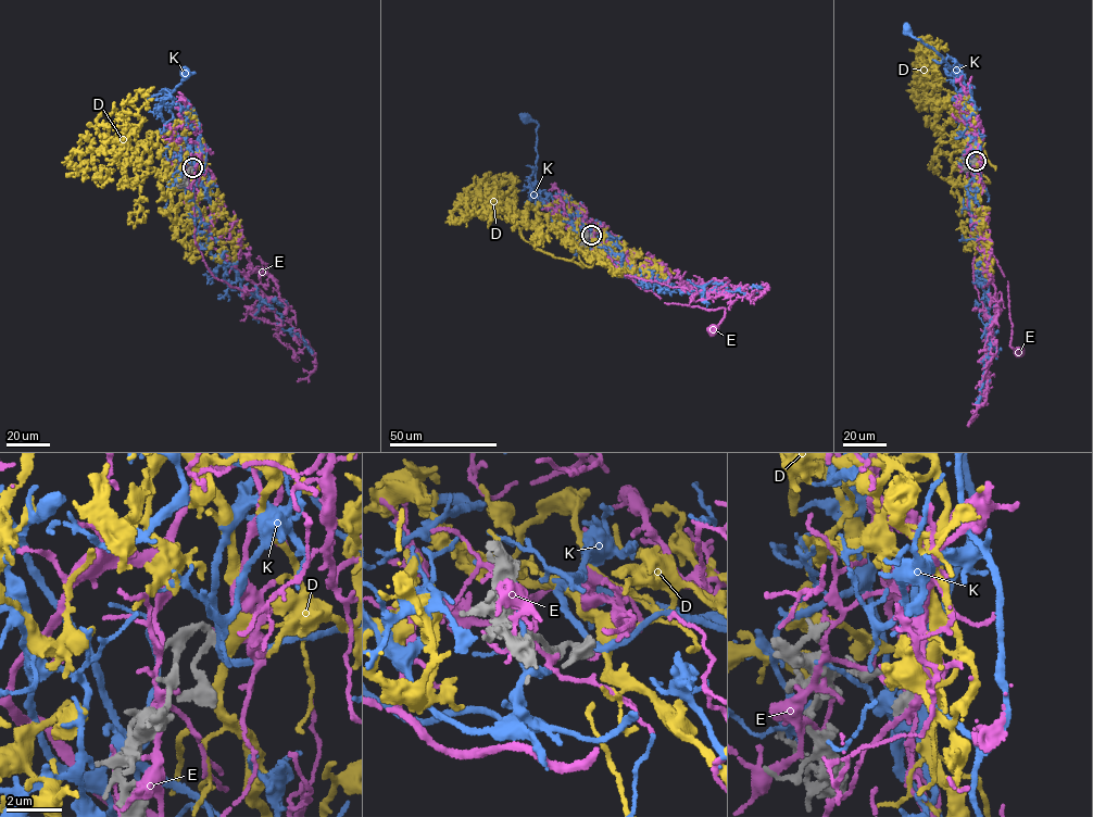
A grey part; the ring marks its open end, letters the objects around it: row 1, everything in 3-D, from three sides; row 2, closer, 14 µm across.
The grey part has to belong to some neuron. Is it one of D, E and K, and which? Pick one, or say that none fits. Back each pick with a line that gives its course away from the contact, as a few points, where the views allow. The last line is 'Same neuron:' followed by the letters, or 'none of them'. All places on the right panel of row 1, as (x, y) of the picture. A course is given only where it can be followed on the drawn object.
D: course (976, 161), (972, 125), (959, 100), (975, 109), (938, 84), (938, 167)
Same neuron: D

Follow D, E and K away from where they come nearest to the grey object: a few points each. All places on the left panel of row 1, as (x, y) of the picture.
D: (192, 167), (191, 154), (159, 132), (134, 148), (123, 140), (122, 172), (139, 186), (139, 209), (127, 223)
E: (191, 167), (195, 154), (176, 173), (195, 196), (196, 244), (218, 250), (273, 299), (253, 310)
K: (192, 167), (196, 154), (187, 142), (184, 127), (162, 104), (175, 86), (195, 73), (185, 74)

